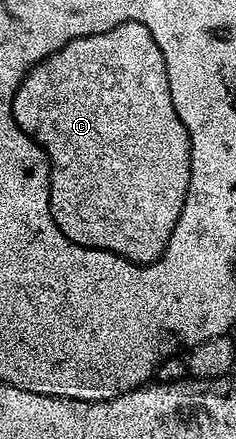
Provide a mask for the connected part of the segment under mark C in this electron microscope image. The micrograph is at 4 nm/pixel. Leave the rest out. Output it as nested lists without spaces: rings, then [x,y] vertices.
[[[121,27],[121,31],[113,31],[113,35],[97,35],[97,39],[81,39],[81,43],[73,43],[73,47],[65,47],[57,59],[49,59],[45,67],[37,67],[37,71],[25,79],[25,87],[21,87],[21,95],[17,95],[17,119],[21,119],[21,127],[33,131],[37,139],[61,139],[61,159],[53,159],[53,179],[65,179],[65,183],[57,183],[53,207],[61,211],[61,203],[65,203],[69,215],[73,215],[73,207],[85,207],[81,215],[89,215],[89,247],[105,247],[113,259],[121,259],[121,263],[129,263],[129,267],[137,267],[137,271],[157,267],[157,263],[169,255],[173,235],[177,235],[177,223],[181,223],[185,203],[189,203],[189,187],[193,187],[193,131],[189,131],[189,123],[177,115],[177,103],[173,103],[165,79],[161,79],[161,51],[153,47],[153,39],[149,39],[145,31]]]

